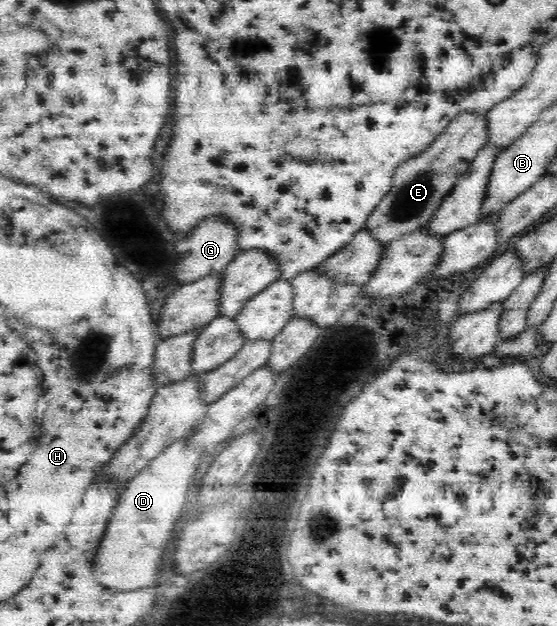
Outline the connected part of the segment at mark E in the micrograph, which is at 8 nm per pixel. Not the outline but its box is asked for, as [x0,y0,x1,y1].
[365,112,488,245]

